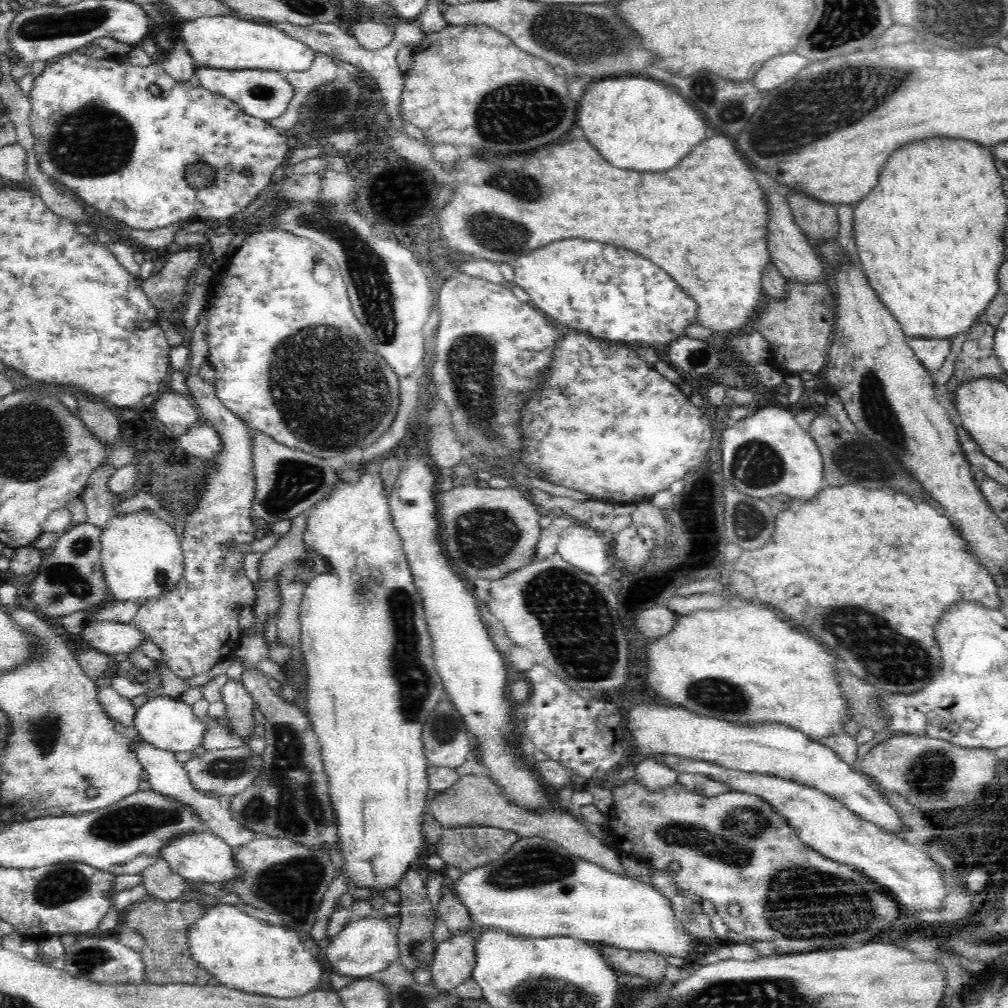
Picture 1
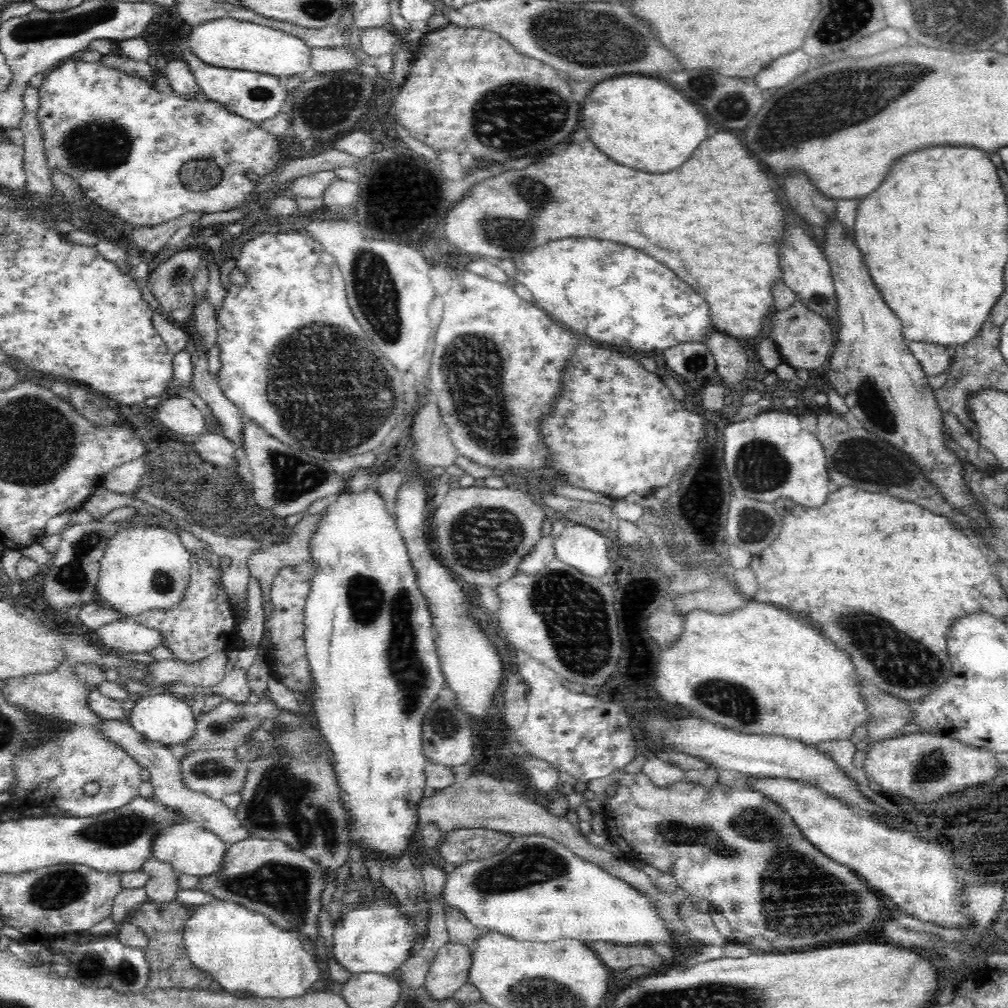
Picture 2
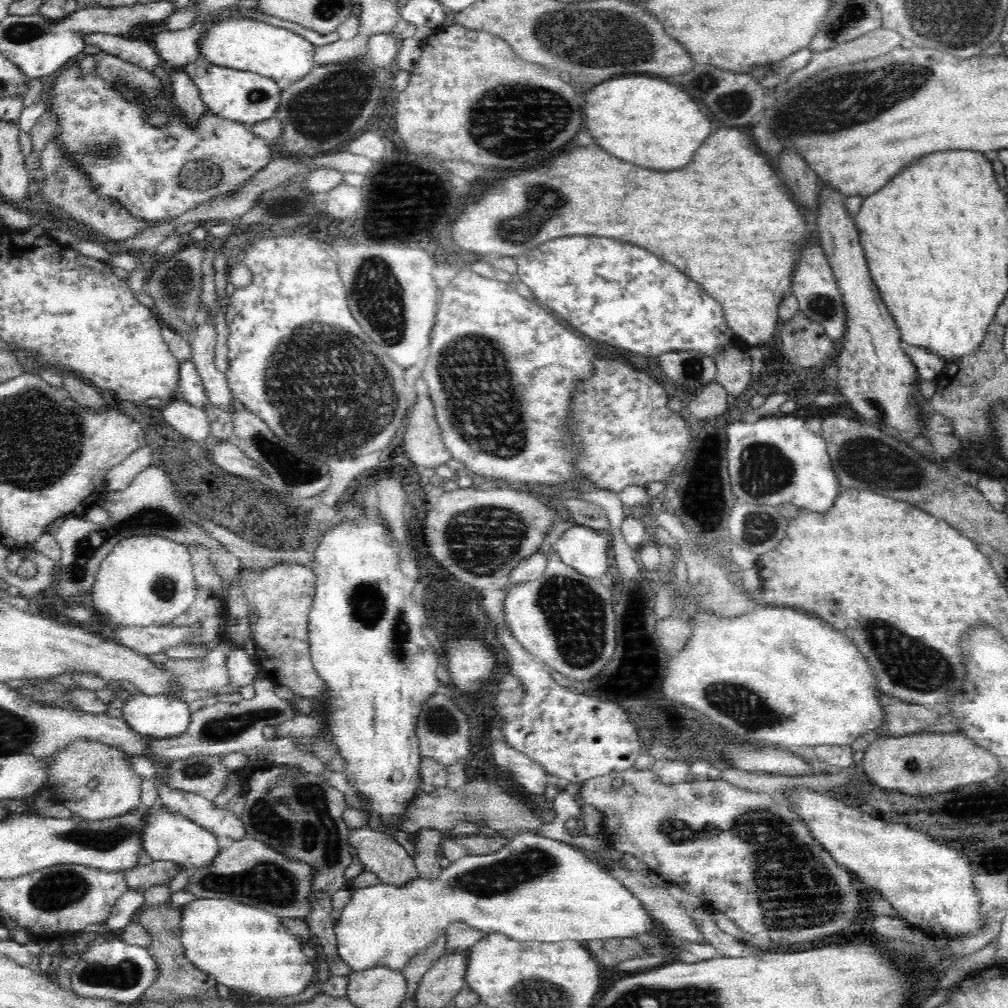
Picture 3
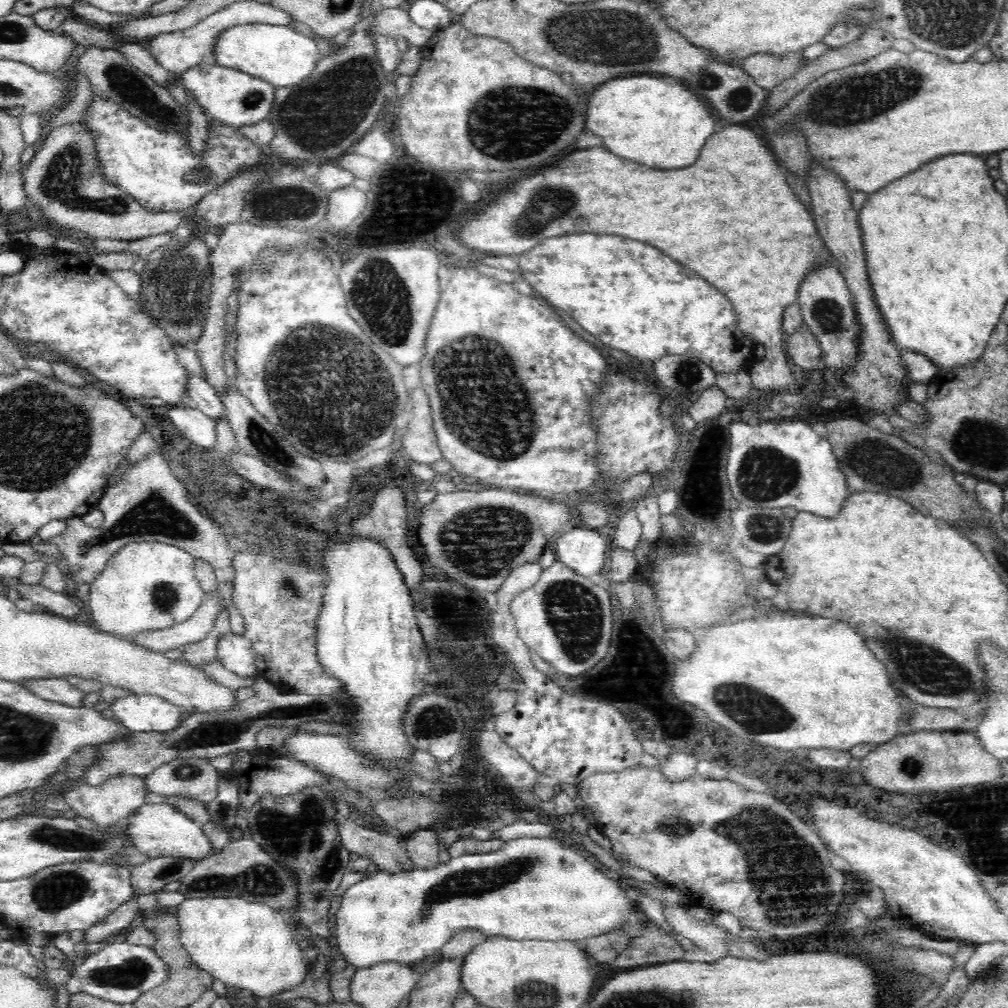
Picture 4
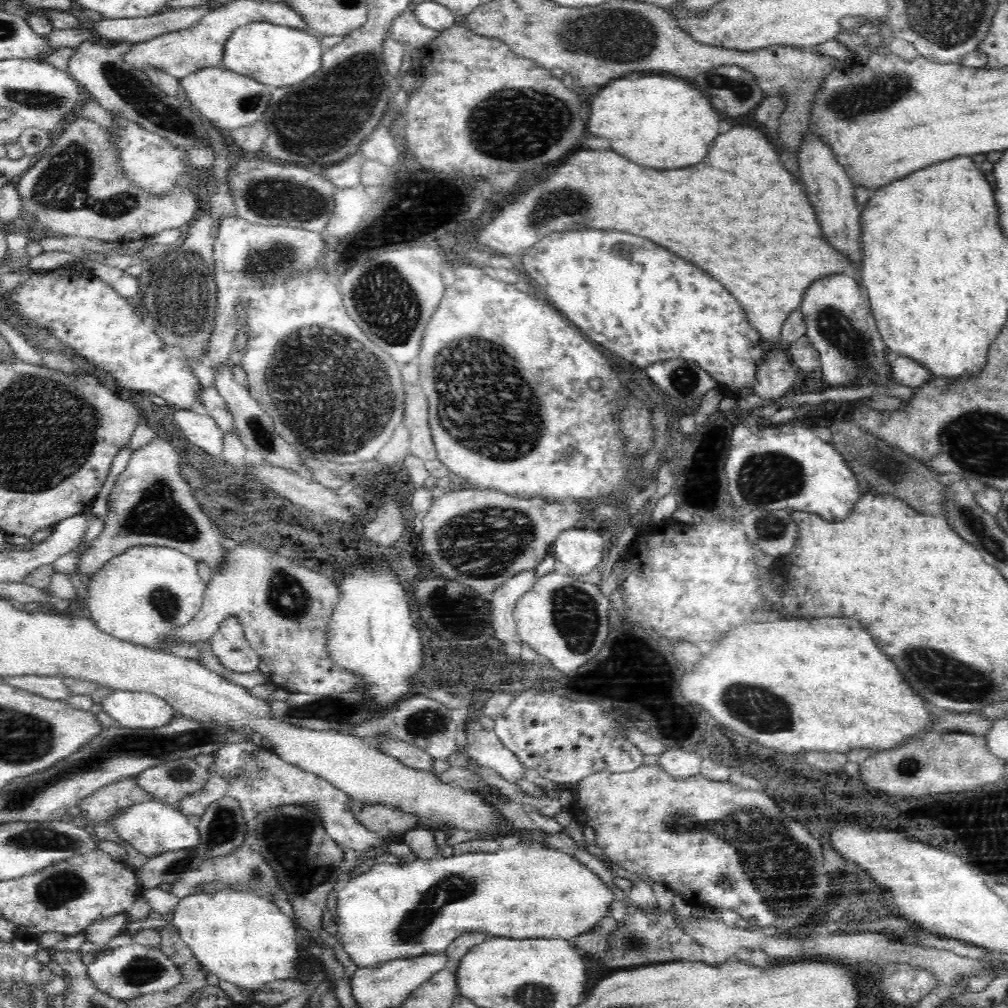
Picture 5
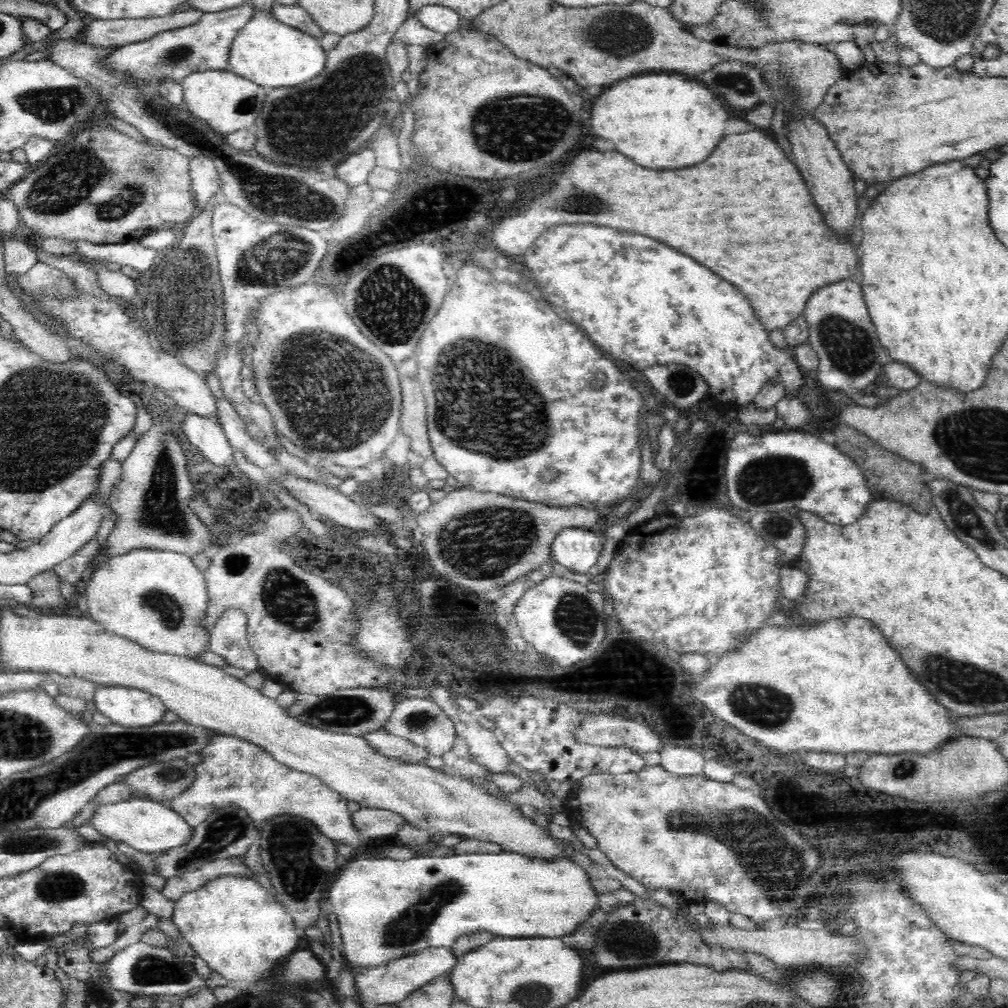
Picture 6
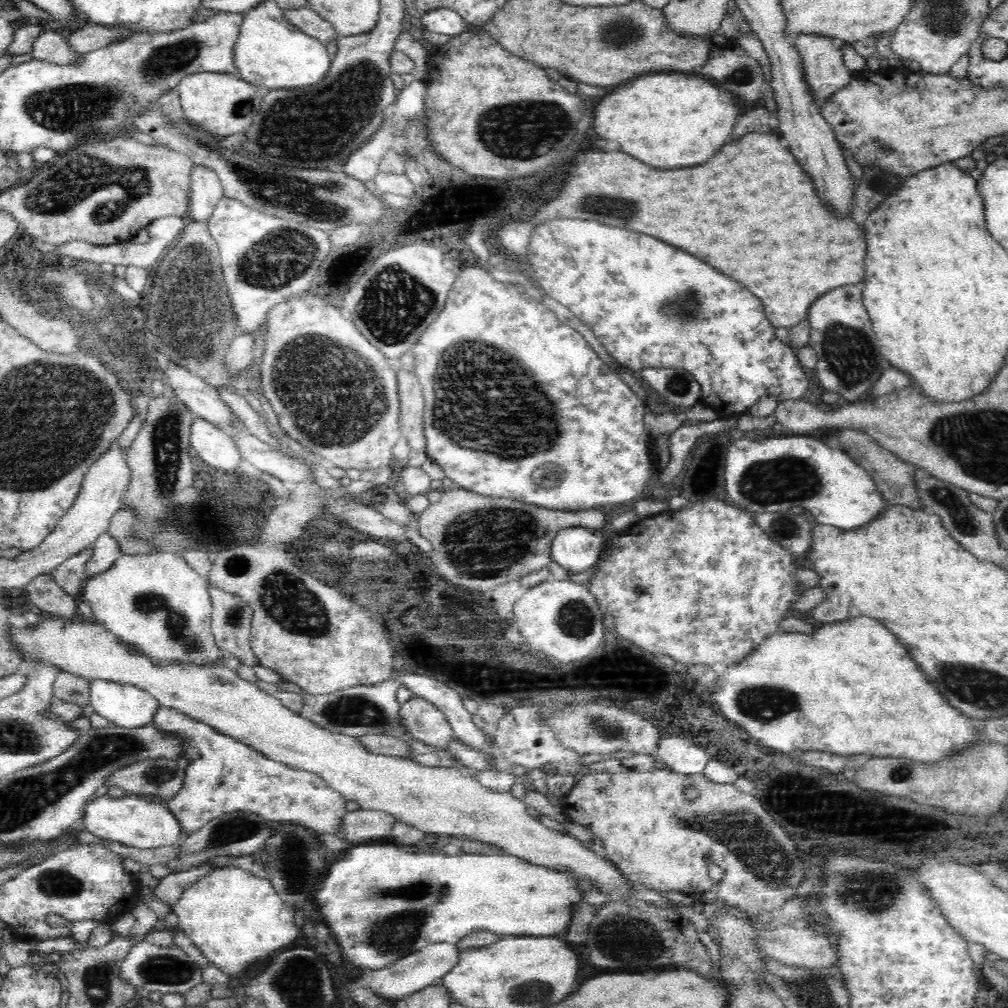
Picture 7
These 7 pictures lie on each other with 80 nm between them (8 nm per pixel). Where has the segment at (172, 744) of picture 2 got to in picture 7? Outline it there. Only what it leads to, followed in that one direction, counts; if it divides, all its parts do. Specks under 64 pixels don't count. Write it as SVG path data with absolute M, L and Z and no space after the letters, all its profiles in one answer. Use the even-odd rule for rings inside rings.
M110 680L90 681L91 705L111 724L136 728L151 724L159 702L138 687Z

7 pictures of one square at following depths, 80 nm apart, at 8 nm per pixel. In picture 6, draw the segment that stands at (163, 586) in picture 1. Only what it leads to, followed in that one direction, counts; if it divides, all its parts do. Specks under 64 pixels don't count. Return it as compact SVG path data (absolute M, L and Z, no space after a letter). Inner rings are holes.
M138 548L130 552L124 553L121 556L114 556L106 560L105 564L93 573L91 580L86 585L87 608L88 616L100 623L107 632L116 634L124 639L130 640L132 643L138 644L150 652L157 652L158 654L172 654L174 656L186 656L193 658L202 654L202 652L209 651L210 638L209 630L204 627L204 618L206 618L206 610L208 610L208 589L206 589L205 576L199 572L198 568L194 566L192 560L187 555L179 552L172 552L170 550L156 550L154 548Z

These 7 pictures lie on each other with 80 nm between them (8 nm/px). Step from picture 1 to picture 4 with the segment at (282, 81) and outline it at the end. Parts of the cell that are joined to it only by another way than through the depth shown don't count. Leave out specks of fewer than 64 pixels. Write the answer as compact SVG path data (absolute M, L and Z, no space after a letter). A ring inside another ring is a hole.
M212 58L186 70L179 79L210 119L236 129L264 120L274 104L276 86L246 72L217 65Z

